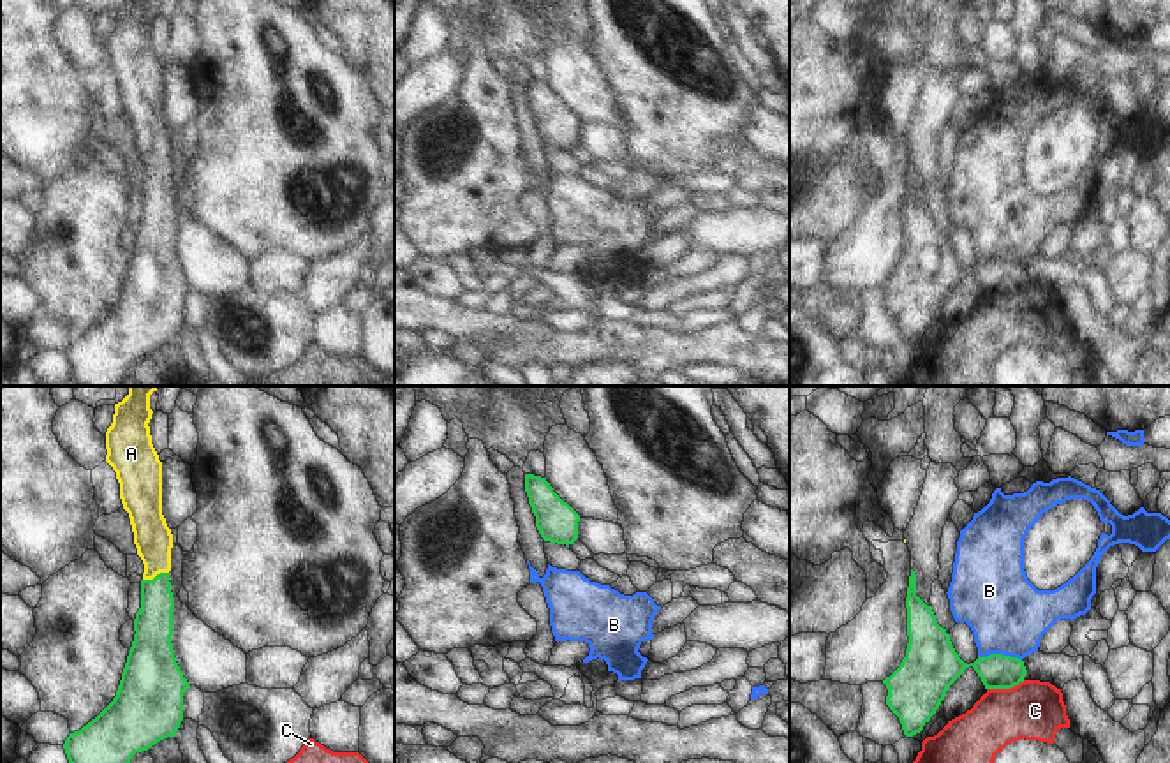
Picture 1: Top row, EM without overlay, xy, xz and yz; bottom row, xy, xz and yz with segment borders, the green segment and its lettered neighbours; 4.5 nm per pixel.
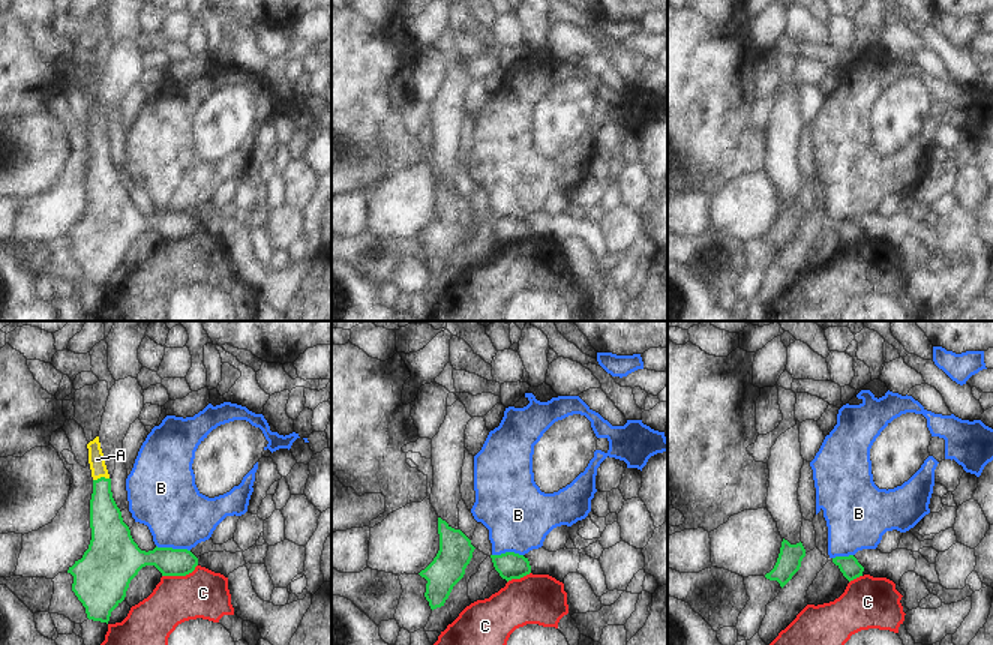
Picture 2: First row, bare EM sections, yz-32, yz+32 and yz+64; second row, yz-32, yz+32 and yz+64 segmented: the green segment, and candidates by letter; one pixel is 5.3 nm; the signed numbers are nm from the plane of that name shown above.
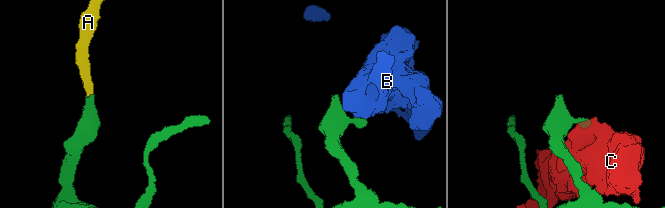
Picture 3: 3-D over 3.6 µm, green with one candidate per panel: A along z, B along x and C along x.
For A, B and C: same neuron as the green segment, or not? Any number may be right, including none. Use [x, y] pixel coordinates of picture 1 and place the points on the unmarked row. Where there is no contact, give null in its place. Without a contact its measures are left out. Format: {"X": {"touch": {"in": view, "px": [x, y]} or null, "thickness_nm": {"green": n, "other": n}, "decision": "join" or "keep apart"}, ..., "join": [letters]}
{"A": {"touch": {"in": "xy", "px": [157, 180]}, "thickness_nm": {"green": 180, "other": 170}, "decision": "join"}, "B": {"touch": {"in": "yz", "px": [999, 259]}, "thickness_nm": {"green": 160, "other": 360}, "decision": "keep apart"}, "C": {"touch": {"in": "yz", "px": [1005, 293]}, "thickness_nm": {"green": 160, "other": 280}, "decision": "keep apart"}, "join": ["A"]}

